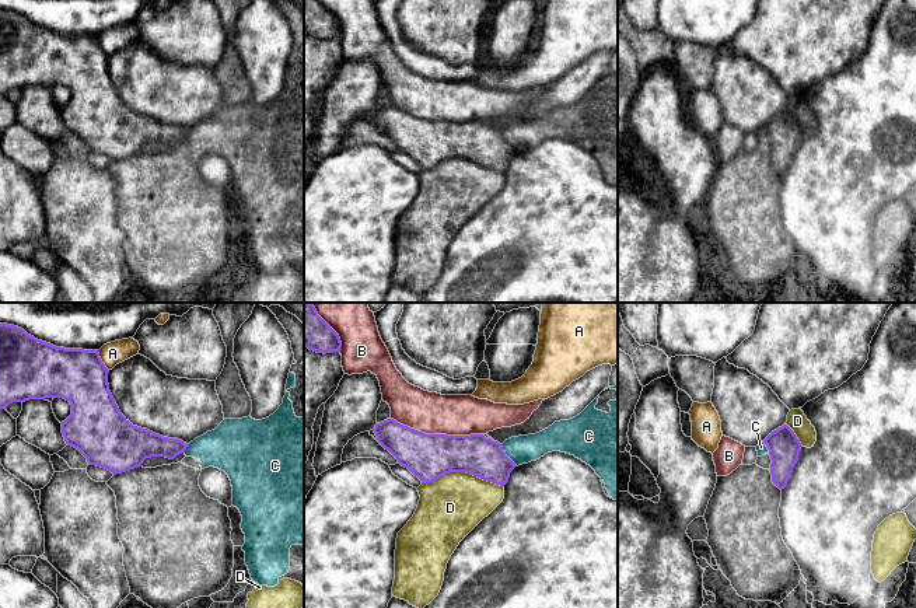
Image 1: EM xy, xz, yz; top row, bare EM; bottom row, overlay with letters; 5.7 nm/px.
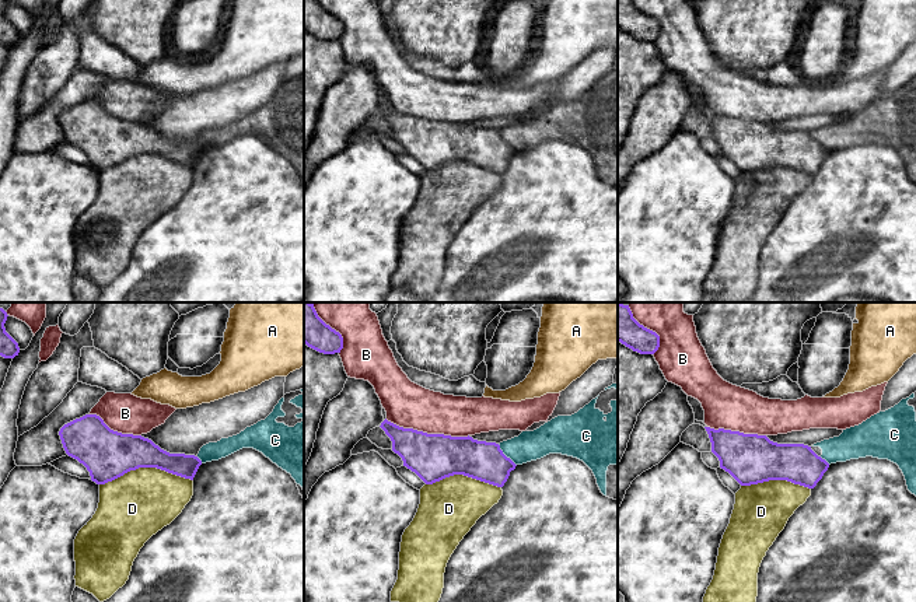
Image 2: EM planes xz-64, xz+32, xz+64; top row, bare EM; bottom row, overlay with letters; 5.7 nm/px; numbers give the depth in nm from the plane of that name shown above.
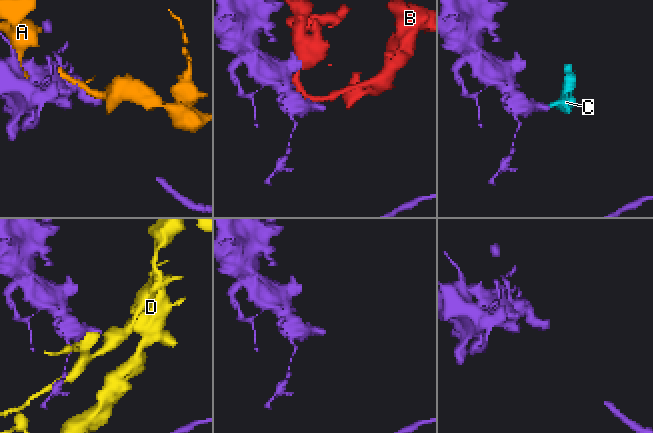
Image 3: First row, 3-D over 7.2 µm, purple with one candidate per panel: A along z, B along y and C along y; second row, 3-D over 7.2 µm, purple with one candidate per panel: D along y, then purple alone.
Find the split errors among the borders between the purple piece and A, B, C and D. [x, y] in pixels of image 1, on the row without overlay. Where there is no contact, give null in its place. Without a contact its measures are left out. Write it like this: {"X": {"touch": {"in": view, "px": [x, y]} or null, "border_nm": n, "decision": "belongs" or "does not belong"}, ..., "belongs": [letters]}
{"A": {"touch": {"in": "xy", "px": [101, 46]}, "border_nm": 140, "decision": "does not belong"}, "B": {"touch": {"in": "xz", "px": [437, 121]}, "border_nm": 550, "decision": "does not belong"}, "C": {"touch": {"in": "xz", "px": [504, 140]}, "border_nm": 150, "decision": "does not belong"}, "D": {"touch": {"in": "xz", "px": [462, 157]}, "border_nm": 480, "decision": "does not belong"}, "belongs": []}

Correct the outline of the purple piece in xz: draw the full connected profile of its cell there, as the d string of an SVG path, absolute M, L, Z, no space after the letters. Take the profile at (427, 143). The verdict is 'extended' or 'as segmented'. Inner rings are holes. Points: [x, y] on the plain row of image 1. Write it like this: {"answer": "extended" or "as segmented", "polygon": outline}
{"answer": "as segmented", "polygon": "M387 105L373 115L378 129L422 170L431 170L450 158L466 158L504 172L515 150L500 129L483 120L426 120Z"}

